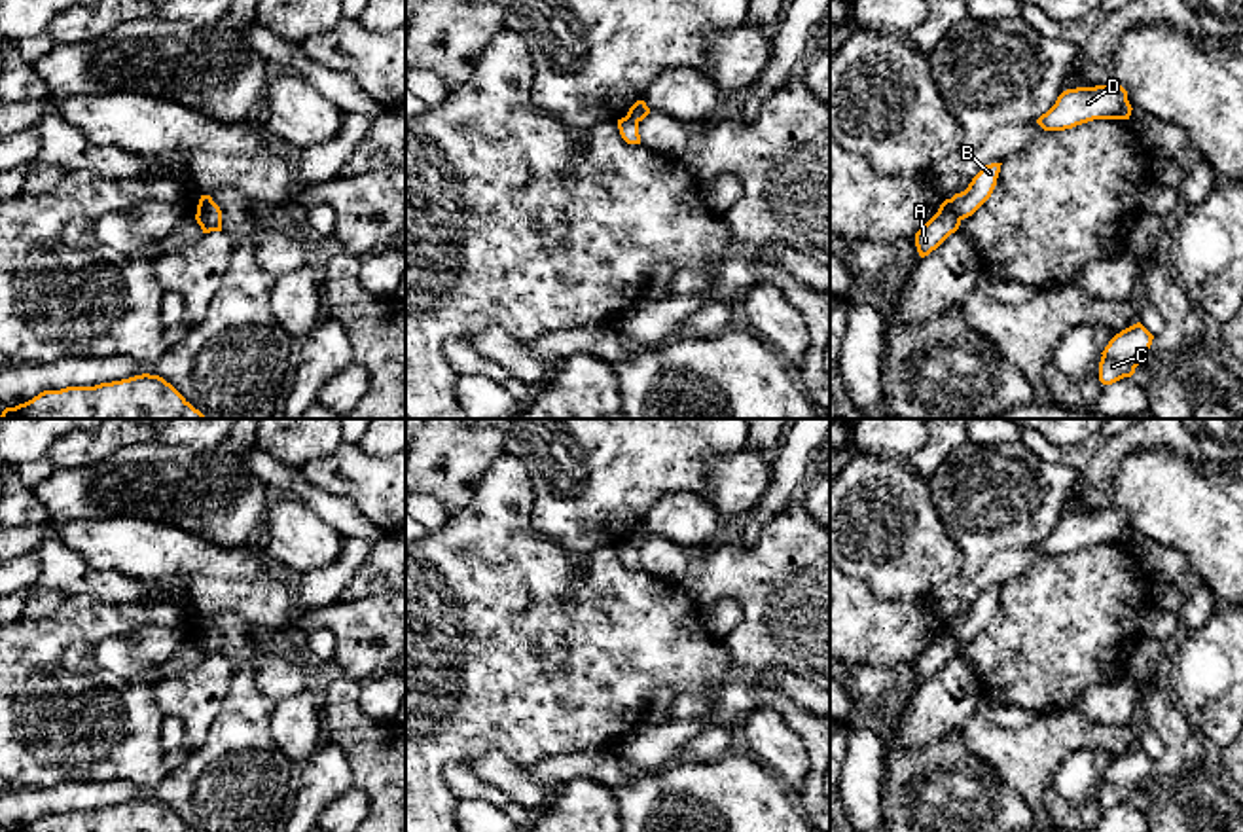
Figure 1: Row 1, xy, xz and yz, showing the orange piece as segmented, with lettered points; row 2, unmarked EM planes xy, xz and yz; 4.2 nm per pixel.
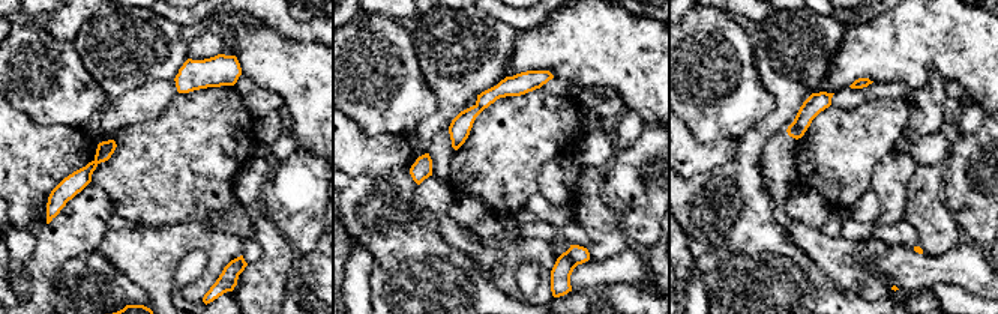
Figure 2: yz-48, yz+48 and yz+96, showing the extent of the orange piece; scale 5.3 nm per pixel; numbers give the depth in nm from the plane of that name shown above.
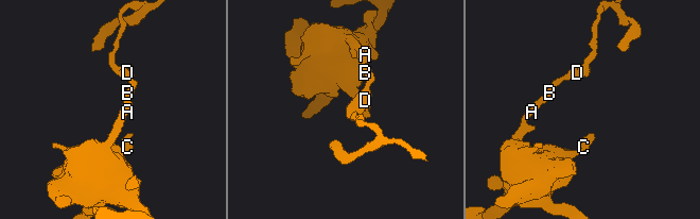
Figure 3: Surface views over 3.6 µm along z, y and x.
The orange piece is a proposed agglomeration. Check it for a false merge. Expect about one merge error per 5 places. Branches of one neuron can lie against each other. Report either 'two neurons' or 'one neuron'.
one neuron

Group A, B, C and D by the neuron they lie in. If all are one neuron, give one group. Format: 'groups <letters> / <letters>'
groups A B C D

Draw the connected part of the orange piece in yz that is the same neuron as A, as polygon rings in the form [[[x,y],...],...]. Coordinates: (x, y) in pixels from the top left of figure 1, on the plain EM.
[[[1002,588],[985,589],[961,618],[946,624],[938,637],[915,658],[921,682],[936,675],[961,646],[972,641],[993,618]]]

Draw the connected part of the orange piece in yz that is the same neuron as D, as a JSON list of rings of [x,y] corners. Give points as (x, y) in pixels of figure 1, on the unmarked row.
[[[1095,510],[1063,515],[1036,548],[1044,555],[1065,555],[1093,544],[1129,544],[1131,529],[1122,510]]]

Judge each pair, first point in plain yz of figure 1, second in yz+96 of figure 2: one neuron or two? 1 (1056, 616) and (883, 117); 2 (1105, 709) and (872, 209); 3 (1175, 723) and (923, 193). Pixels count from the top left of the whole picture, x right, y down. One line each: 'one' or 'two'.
1: one
2: one
3: one

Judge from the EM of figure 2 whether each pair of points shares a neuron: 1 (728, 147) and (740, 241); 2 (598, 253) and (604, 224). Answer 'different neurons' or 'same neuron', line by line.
1: different neurons
2: same neuron

